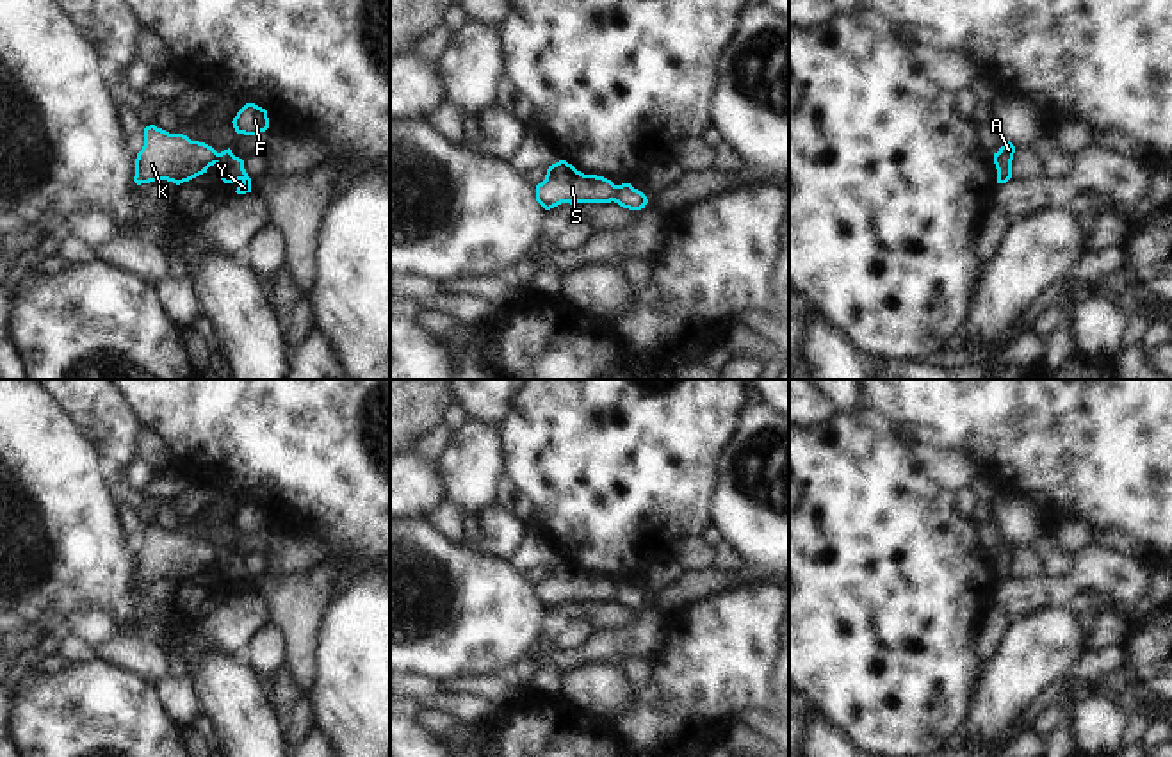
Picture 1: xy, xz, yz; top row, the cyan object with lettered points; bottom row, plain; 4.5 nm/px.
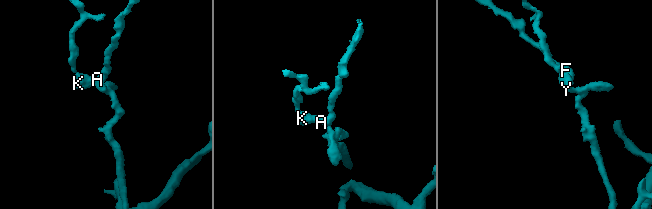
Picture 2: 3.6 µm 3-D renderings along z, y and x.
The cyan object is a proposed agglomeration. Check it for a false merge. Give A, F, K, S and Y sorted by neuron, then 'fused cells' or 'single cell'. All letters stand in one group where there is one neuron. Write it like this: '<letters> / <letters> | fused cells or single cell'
A F Y / K S | fused cells

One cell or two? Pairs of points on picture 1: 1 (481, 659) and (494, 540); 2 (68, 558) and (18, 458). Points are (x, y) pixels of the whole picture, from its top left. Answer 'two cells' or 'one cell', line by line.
1: two cells
2: one cell

